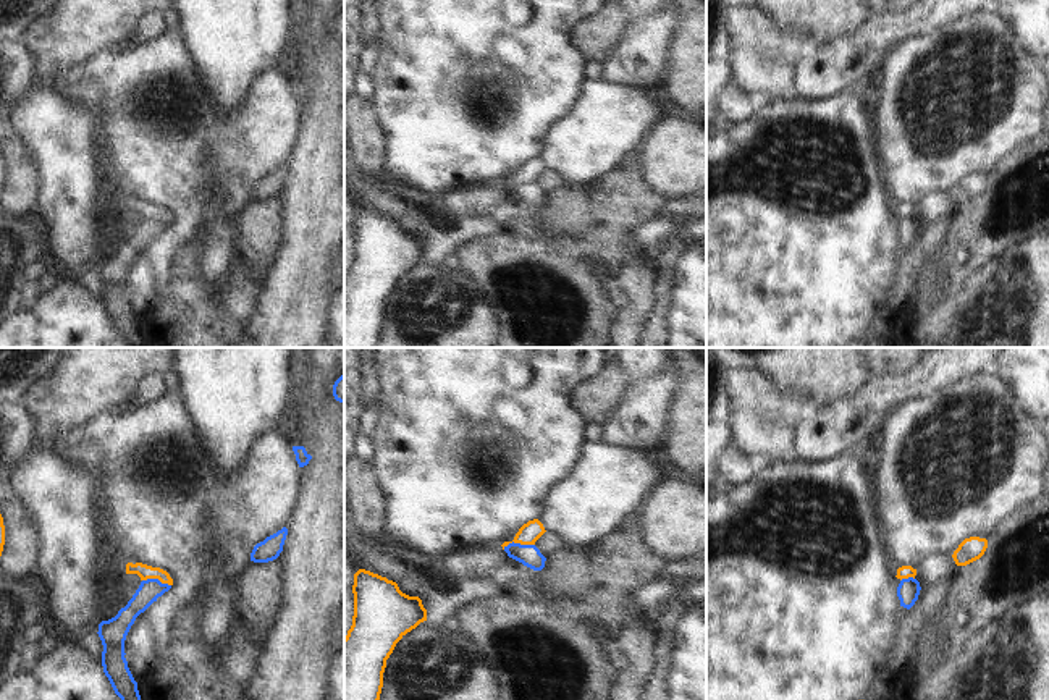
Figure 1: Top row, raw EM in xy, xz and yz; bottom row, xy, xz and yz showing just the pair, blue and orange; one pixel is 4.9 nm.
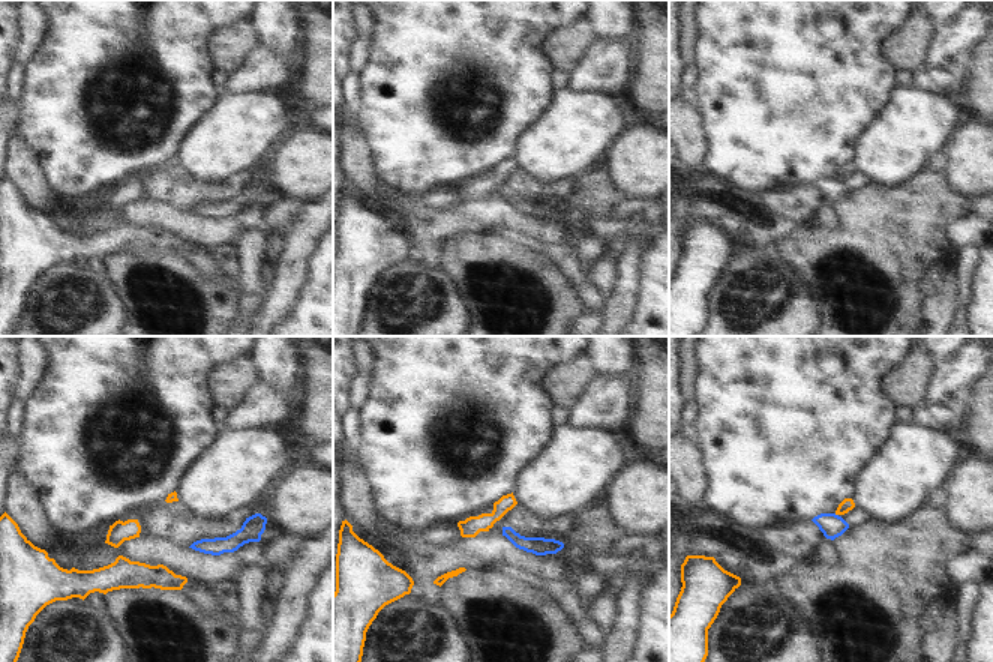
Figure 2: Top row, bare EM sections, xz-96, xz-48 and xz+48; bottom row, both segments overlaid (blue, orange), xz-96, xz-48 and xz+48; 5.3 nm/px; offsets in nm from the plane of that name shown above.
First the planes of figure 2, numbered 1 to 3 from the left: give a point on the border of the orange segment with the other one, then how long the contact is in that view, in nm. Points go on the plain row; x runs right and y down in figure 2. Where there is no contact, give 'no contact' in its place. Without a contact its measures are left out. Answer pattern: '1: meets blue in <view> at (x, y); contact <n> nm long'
1: no contact
2: no contact
3: meets blue in xz+48 at (834, 177); contact 30 nm long

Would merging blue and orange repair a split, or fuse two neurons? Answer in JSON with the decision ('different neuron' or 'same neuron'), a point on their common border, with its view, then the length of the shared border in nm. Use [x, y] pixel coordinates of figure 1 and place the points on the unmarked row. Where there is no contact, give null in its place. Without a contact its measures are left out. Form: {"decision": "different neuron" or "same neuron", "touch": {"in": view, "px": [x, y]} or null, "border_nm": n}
{"decision": "different neuron", "touch": {"in": "xz", "px": [518, 181]}, "border_nm": 160}

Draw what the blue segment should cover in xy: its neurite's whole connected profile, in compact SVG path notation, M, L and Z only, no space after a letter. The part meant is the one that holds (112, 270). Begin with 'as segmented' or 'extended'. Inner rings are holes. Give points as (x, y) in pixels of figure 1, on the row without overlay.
as segmented; M158 217L142 218L128 242L115 255L99 262L103 310L128 348L141 346L141 333L124 296L126 273L136 255L170 226L171 223L162 221Z

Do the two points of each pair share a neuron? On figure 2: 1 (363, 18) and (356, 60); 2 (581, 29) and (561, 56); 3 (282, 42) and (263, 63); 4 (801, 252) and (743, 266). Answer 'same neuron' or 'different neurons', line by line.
1: same neuron
2: same neuron
3: different neurons
4: different neurons

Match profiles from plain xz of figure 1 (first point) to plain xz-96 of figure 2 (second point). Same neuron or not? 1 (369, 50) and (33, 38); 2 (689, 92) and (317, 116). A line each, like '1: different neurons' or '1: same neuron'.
1: same neuron
2: different neurons

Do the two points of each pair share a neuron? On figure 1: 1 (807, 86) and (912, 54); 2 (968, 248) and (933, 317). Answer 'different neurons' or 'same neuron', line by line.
1: different neurons
2: same neuron

